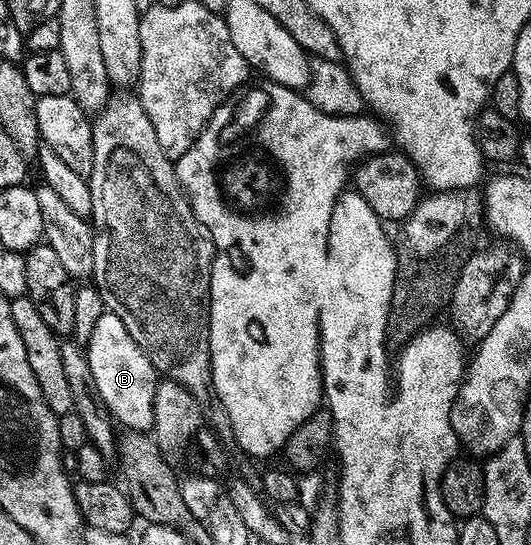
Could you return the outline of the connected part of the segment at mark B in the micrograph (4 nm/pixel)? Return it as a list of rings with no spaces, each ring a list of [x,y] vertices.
[[[105,311],[90,335],[85,353],[98,386],[100,401],[109,416],[123,428],[149,432],[153,425],[154,391],[160,380],[159,374],[145,352],[126,330],[122,319]]]

